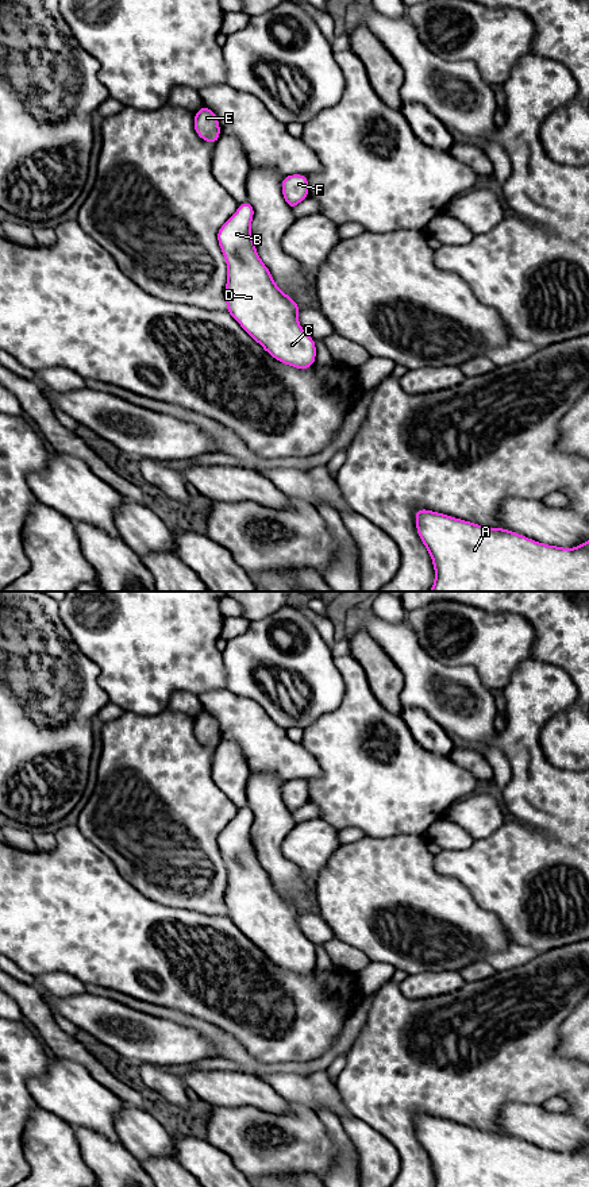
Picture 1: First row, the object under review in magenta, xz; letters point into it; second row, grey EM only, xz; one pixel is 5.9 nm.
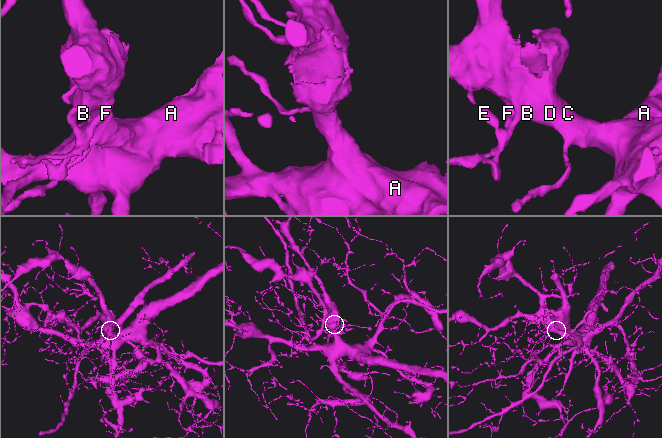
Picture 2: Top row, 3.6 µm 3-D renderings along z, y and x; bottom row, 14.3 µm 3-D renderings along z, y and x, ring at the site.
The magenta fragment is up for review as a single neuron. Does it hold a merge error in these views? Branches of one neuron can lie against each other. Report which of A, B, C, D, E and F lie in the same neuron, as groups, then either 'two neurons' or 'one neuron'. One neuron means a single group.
A B C D E F; one neuron

